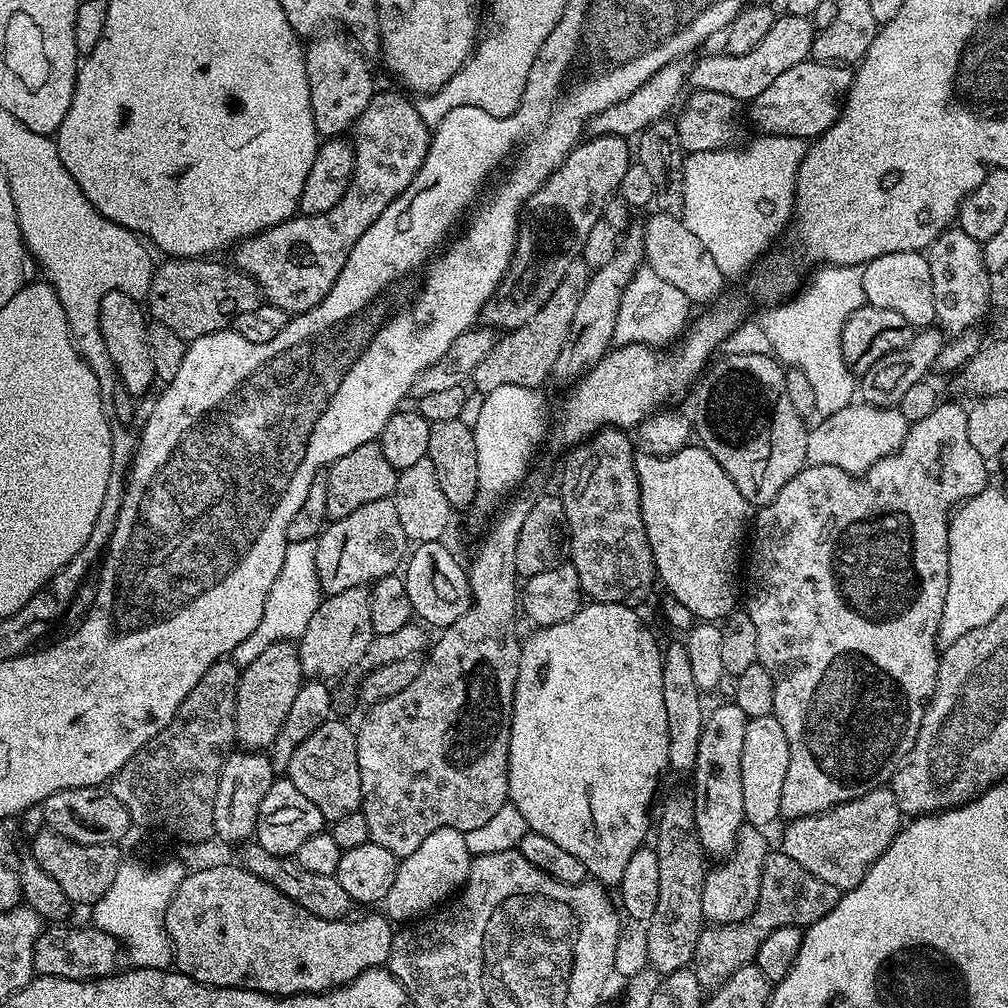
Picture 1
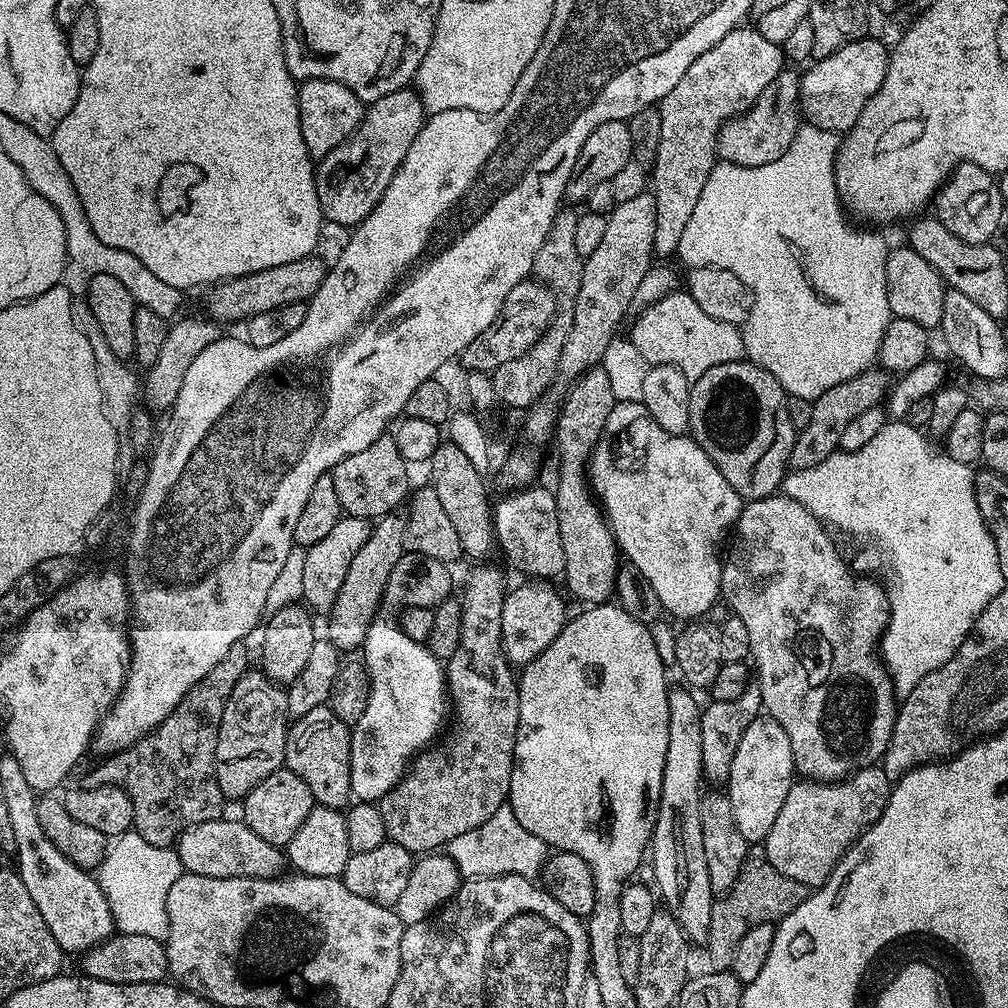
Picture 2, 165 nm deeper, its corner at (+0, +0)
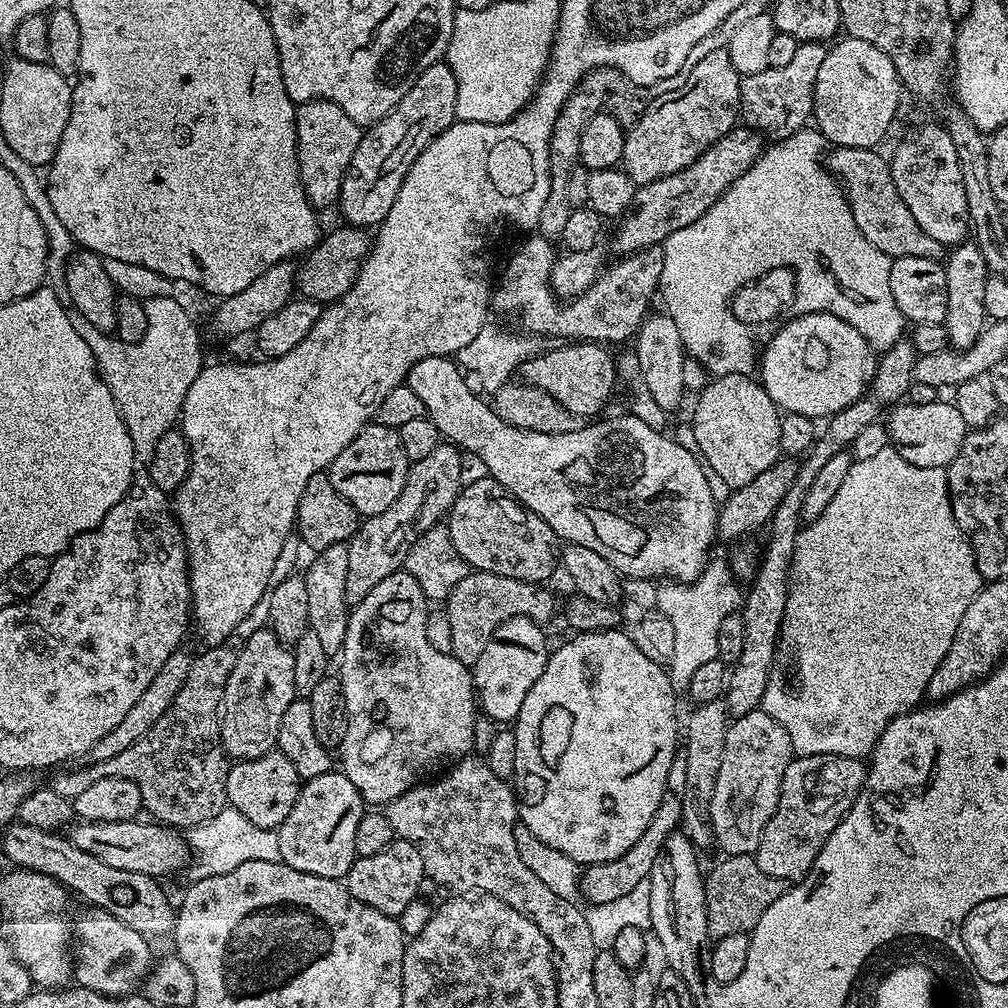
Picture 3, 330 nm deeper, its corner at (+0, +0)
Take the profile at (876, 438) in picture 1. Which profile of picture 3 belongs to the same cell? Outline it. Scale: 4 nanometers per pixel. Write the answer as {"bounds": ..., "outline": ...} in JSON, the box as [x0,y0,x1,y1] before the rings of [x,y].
{"bounds":[760,446,982,760],"outline":[[[892,446],[877,448],[874,458],[856,460],[838,494],[830,501],[830,506],[822,510],[815,520],[805,523],[796,536],[796,549],[790,565],[790,583],[784,622],[780,626],[779,651],[788,659],[788,664],[796,668],[787,676],[780,670],[773,671],[766,686],[766,694],[762,698],[760,708],[786,734],[790,734],[790,746],[796,756],[813,756],[814,754],[834,754],[855,760],[871,757],[872,748],[878,742],[882,730],[895,716],[911,712],[925,699],[930,678],[934,678],[934,670],[946,658],[946,650],[950,650],[950,642],[954,642],[954,630],[958,630],[958,622],[962,622],[962,614],[966,614],[966,606],[974,602],[982,587],[980,571],[972,553],[972,544],[958,526],[952,513],[952,499],[948,497],[948,473],[942,468],[923,468],[914,466],[902,458],[902,454]]]}

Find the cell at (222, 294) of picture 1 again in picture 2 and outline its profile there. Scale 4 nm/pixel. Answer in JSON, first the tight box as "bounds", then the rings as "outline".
{"bounds":[208,254,330,322],"outline":[[[313,254],[298,262],[286,262],[286,266],[270,266],[270,270],[258,270],[258,274],[246,274],[233,280],[225,280],[223,284],[213,287],[212,301],[208,308],[211,319],[240,320],[247,322],[254,314],[262,314],[265,310],[278,310],[278,306],[302,304],[312,299],[327,278],[330,268]]]}

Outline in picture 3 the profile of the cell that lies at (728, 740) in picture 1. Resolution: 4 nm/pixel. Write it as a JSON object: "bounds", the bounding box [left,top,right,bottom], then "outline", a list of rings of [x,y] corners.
{"bounds":[723,338,918,718],"outline":[[[901,338],[898,342],[894,342],[894,346],[890,346],[885,352],[879,353],[876,362],[876,373],[872,376],[871,383],[868,384],[868,390],[860,400],[856,400],[841,412],[836,412],[823,421],[822,431],[817,435],[815,444],[812,449],[803,457],[796,469],[796,477],[794,482],[790,482],[790,490],[786,490],[786,495],[783,496],[782,502],[778,502],[778,506],[774,510],[770,523],[767,525],[766,532],[769,532],[768,541],[764,544],[764,556],[759,557],[758,567],[755,569],[754,575],[750,581],[750,587],[747,589],[746,595],[742,600],[742,607],[739,609],[740,617],[742,618],[742,626],[746,630],[744,635],[742,654],[738,654],[736,663],[731,665],[728,674],[728,687],[725,688],[723,701],[727,707],[729,717],[735,718],[742,714],[750,714],[760,708],[762,698],[766,694],[766,686],[774,671],[772,659],[778,656],[778,641],[780,639],[780,626],[784,622],[784,611],[786,610],[786,598],[788,597],[788,585],[790,583],[790,565],[792,563],[792,555],[796,549],[796,536],[800,533],[802,521],[802,502],[806,498],[806,490],[810,490],[814,478],[818,478],[822,466],[826,466],[826,462],[830,462],[830,458],[834,458],[834,454],[851,449],[854,438],[858,438],[858,434],[864,427],[877,423],[881,419],[880,411],[884,407],[895,406],[907,397],[908,391],[913,381],[914,362],[918,353],[916,347],[913,346],[911,339]]]}

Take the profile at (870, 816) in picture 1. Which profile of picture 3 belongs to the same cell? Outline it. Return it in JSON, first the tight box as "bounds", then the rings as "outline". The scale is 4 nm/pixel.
{"bounds":[754,754,868,882],"outline":[[[834,754],[796,756],[782,774],[780,801],[762,830],[758,850],[754,853],[758,866],[774,878],[785,882],[799,882],[814,866],[826,838],[834,834],[838,822],[854,806],[862,790],[868,769],[864,760]]]}

